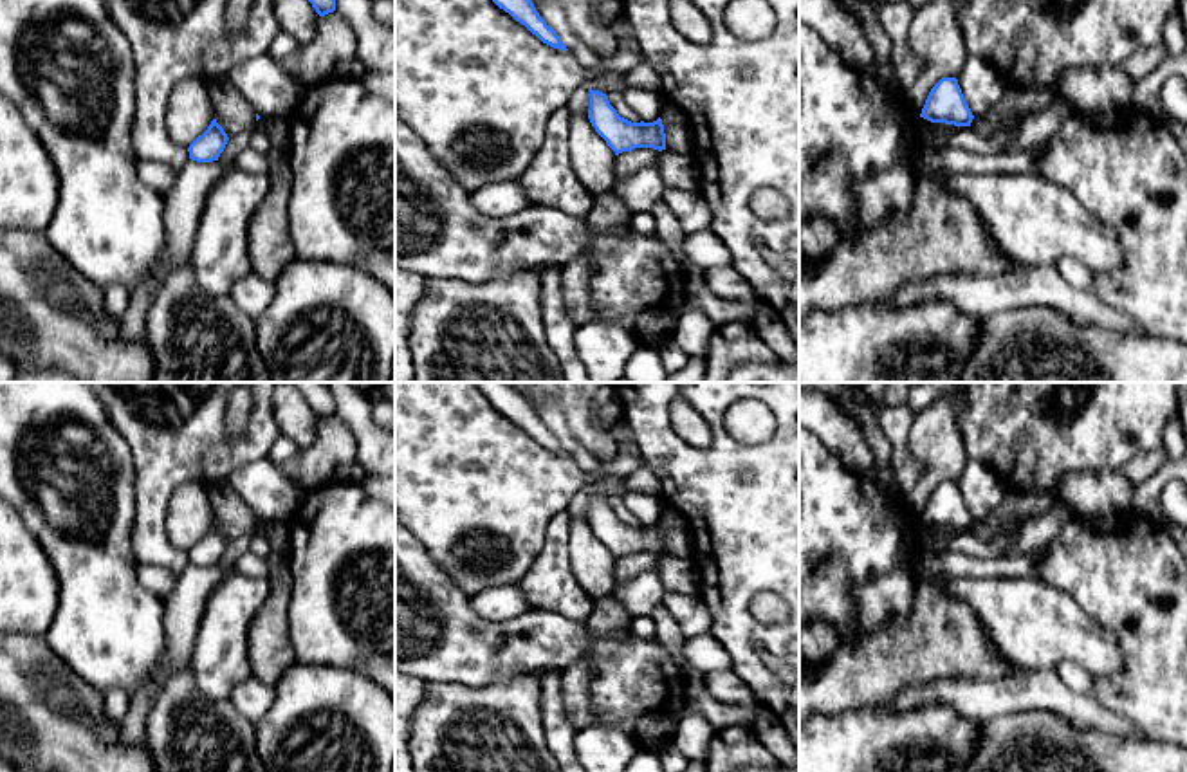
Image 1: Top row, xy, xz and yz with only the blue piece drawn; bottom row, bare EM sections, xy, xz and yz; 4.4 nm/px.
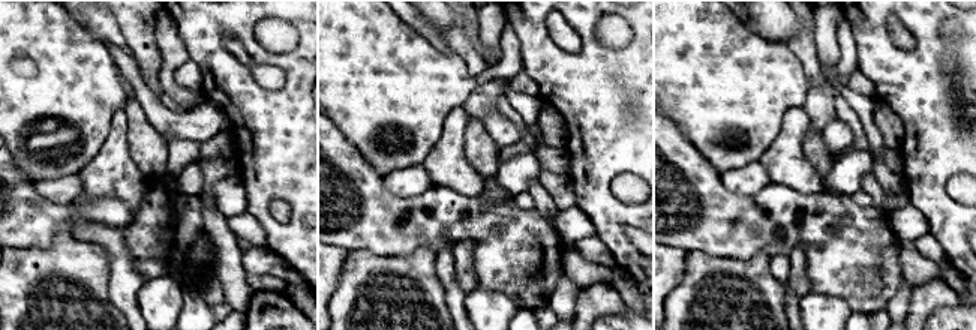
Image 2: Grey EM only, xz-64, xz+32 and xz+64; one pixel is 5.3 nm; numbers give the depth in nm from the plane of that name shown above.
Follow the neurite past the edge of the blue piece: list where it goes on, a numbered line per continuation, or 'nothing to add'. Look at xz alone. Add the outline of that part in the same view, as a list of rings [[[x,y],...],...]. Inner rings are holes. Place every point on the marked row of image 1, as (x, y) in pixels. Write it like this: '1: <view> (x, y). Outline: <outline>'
nothing to add

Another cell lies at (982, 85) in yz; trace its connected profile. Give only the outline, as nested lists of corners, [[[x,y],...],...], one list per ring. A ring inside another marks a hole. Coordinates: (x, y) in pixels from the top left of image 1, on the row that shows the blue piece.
[[[969,56],[956,79],[974,117],[994,108],[1008,87],[994,67],[976,56]]]

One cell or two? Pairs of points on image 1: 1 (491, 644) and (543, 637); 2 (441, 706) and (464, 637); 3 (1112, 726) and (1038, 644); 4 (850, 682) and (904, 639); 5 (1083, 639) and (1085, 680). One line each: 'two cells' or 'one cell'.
1: one cell
2: two cells
3: two cells
4: one cell
5: two cells

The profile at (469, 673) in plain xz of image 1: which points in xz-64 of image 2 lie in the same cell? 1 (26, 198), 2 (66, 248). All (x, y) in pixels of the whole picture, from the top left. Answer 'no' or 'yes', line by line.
1: yes
2: no

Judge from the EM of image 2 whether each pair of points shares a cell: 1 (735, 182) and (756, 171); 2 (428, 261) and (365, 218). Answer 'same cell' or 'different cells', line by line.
1: same cell
2: different cells

